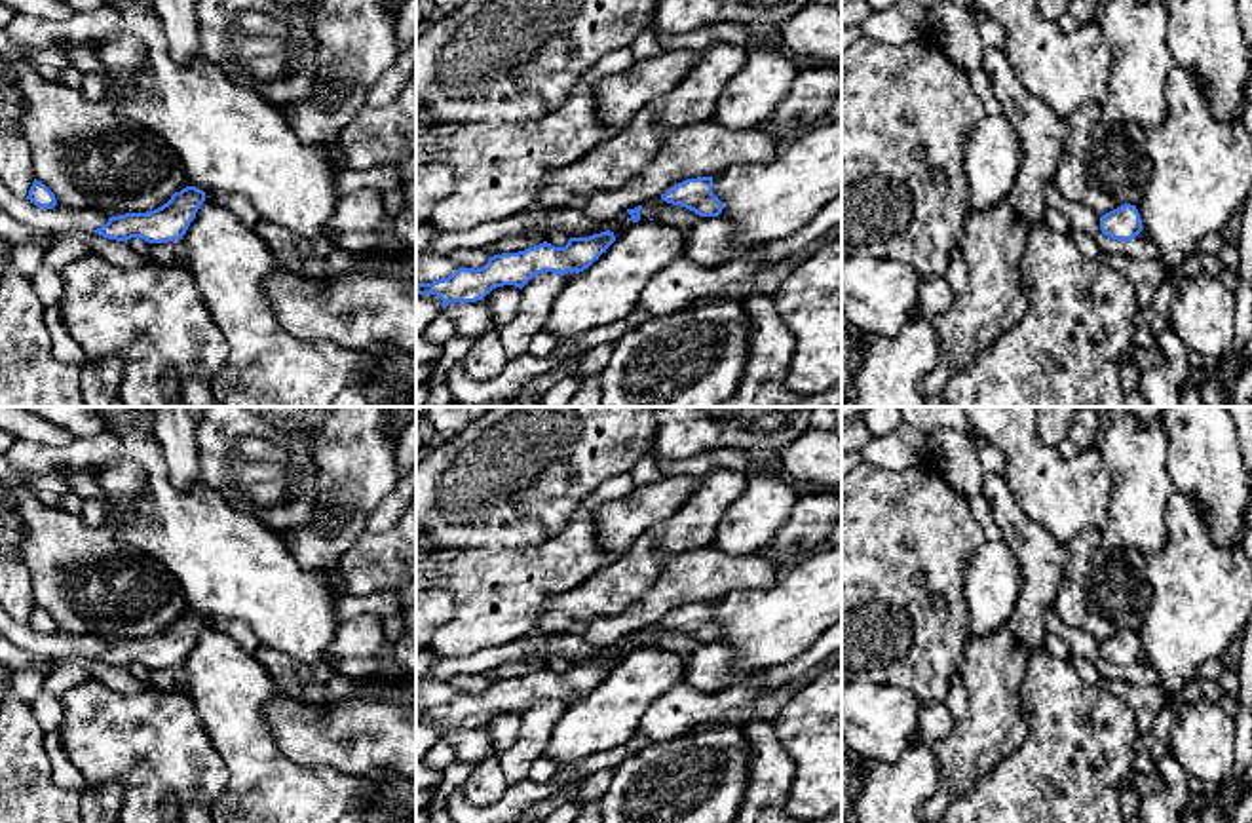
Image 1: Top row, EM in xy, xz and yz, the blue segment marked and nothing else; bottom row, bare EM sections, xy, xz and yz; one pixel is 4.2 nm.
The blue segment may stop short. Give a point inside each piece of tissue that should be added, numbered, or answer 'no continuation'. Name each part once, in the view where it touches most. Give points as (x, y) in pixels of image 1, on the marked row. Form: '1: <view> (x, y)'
no continuation

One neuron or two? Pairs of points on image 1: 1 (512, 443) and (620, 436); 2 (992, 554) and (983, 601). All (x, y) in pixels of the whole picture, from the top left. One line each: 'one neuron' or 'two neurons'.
1: one neuron
2: one neuron

